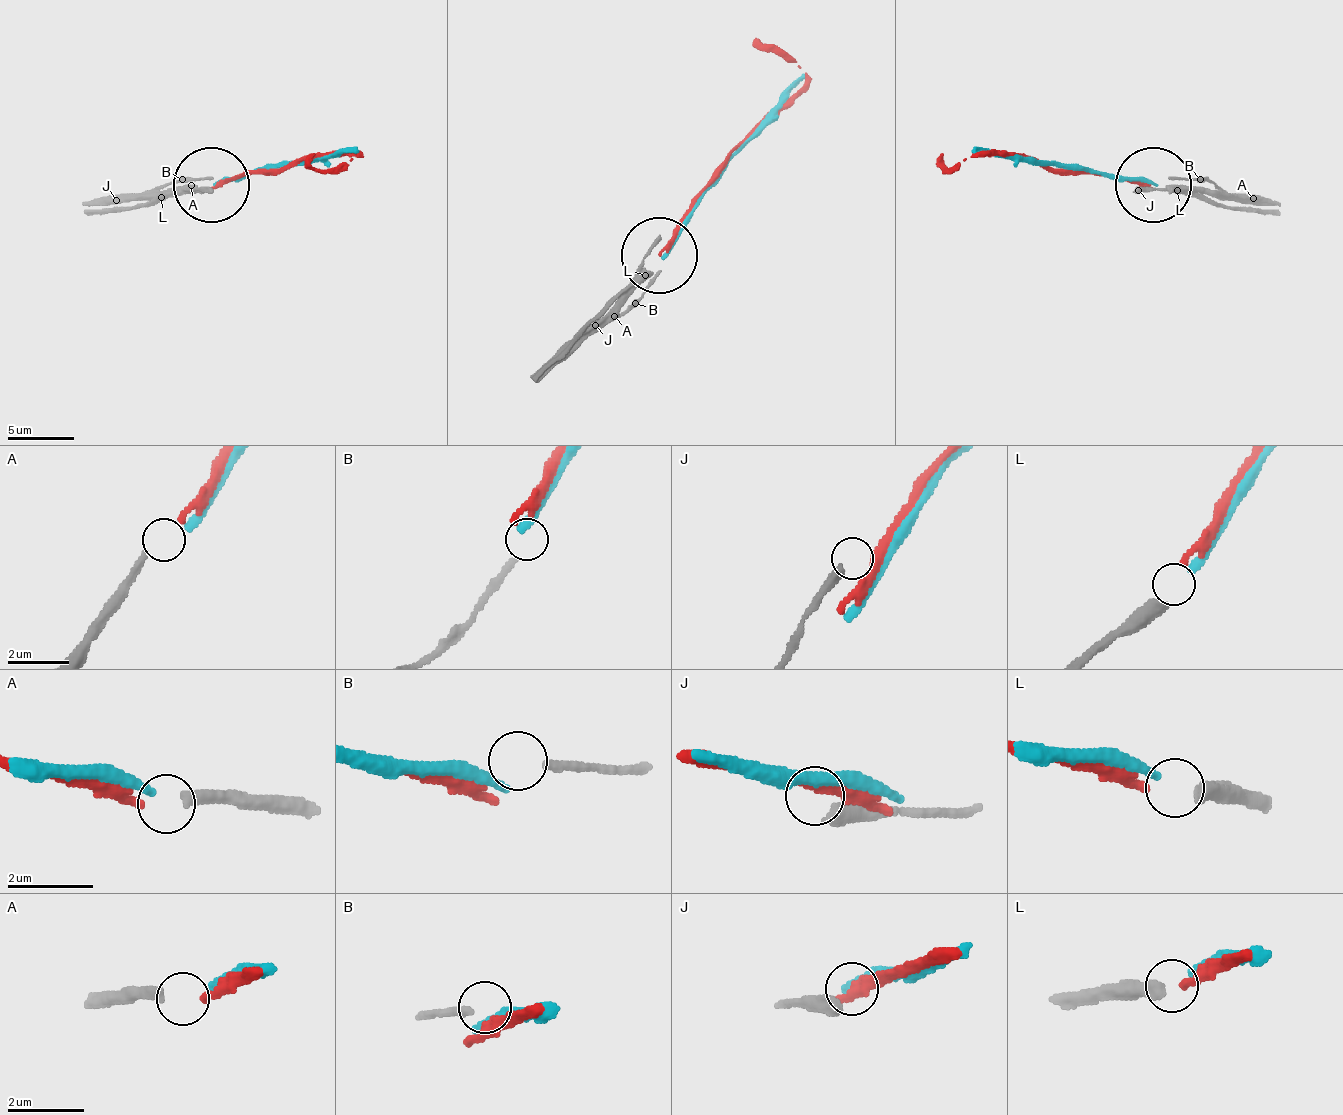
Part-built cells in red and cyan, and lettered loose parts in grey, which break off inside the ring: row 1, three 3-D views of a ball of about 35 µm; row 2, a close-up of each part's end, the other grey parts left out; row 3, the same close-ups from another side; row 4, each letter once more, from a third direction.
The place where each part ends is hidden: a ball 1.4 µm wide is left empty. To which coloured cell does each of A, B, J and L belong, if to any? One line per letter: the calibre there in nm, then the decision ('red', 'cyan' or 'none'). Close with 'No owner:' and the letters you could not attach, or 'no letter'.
A: calibre 240 nm; red
B: calibre 200 nm; none
J: calibre 320 nm; none
L: calibre 440 nm; cyan
No owner: B, J

